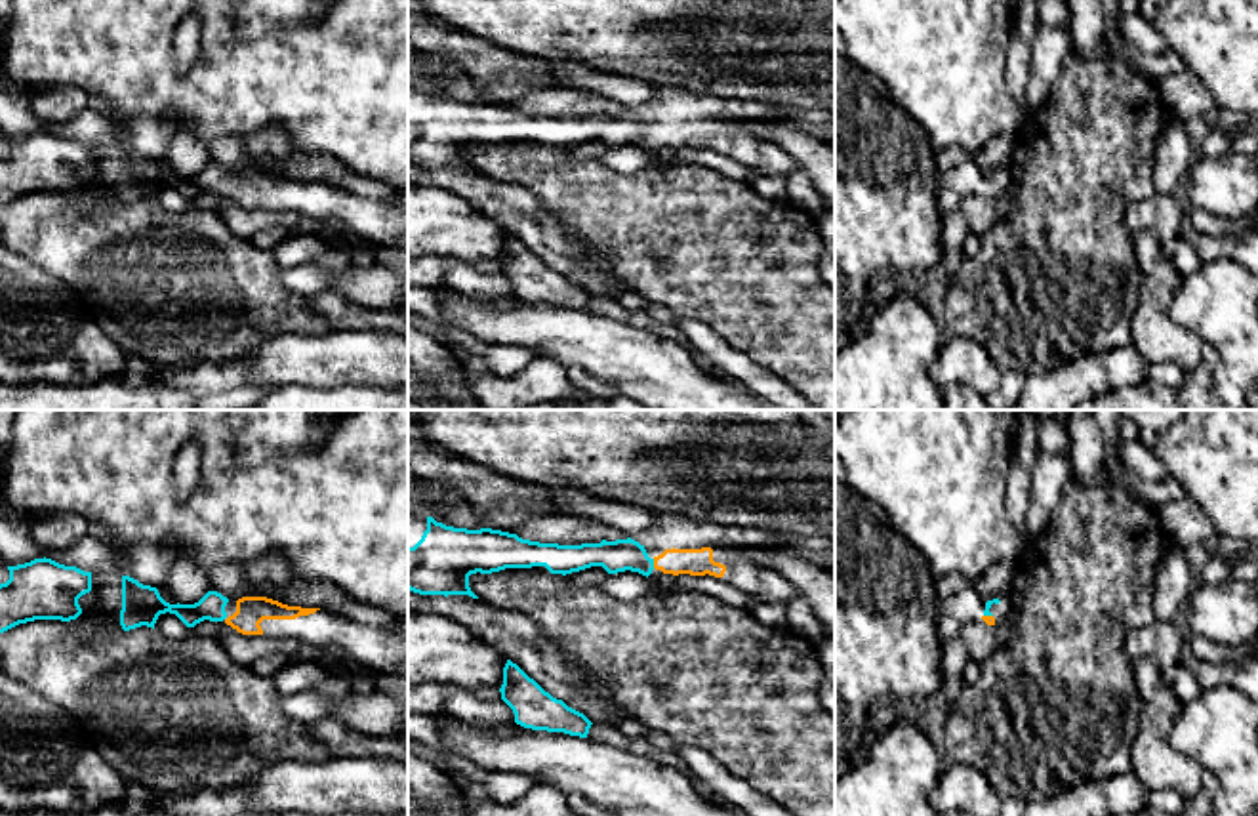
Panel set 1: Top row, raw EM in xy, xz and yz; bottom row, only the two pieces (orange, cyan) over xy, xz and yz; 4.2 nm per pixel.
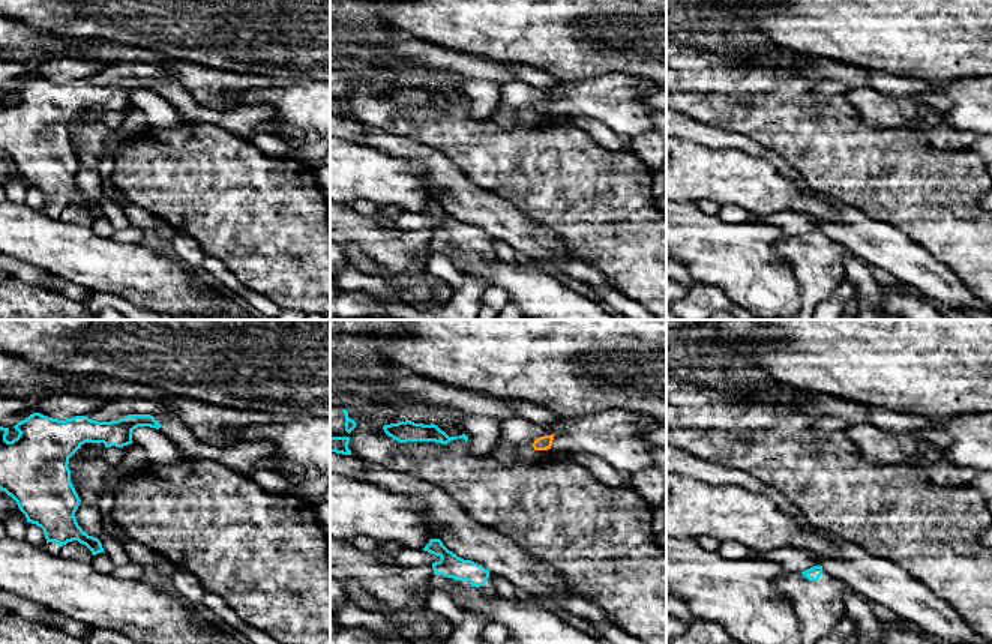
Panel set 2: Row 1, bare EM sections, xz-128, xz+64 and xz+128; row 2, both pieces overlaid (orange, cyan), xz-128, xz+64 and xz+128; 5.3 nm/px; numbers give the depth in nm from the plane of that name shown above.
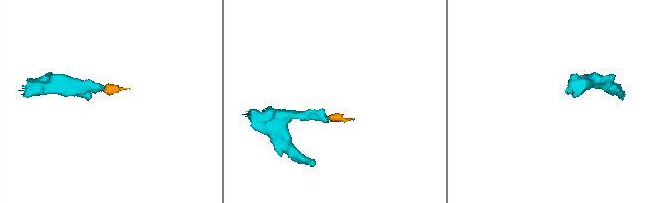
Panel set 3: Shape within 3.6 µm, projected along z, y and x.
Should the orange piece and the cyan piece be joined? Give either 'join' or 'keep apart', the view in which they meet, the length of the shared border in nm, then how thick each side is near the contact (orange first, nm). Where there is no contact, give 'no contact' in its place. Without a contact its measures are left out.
join | xz | 40 nm | 110/140 nm

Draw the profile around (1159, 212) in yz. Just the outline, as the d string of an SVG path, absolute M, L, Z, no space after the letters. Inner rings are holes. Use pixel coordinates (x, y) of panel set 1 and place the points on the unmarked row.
M1155 193L1149 198L1130 202L1125 221L1132 233L1153 229L1163 242L1168 242L1178 238L1186 227L1186 212L1170 194Z

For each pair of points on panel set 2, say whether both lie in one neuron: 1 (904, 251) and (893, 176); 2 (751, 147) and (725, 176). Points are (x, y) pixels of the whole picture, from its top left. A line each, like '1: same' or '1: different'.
1: different
2: different

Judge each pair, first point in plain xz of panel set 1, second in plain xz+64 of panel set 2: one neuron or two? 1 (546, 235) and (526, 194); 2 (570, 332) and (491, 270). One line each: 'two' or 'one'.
1: two
2: one

